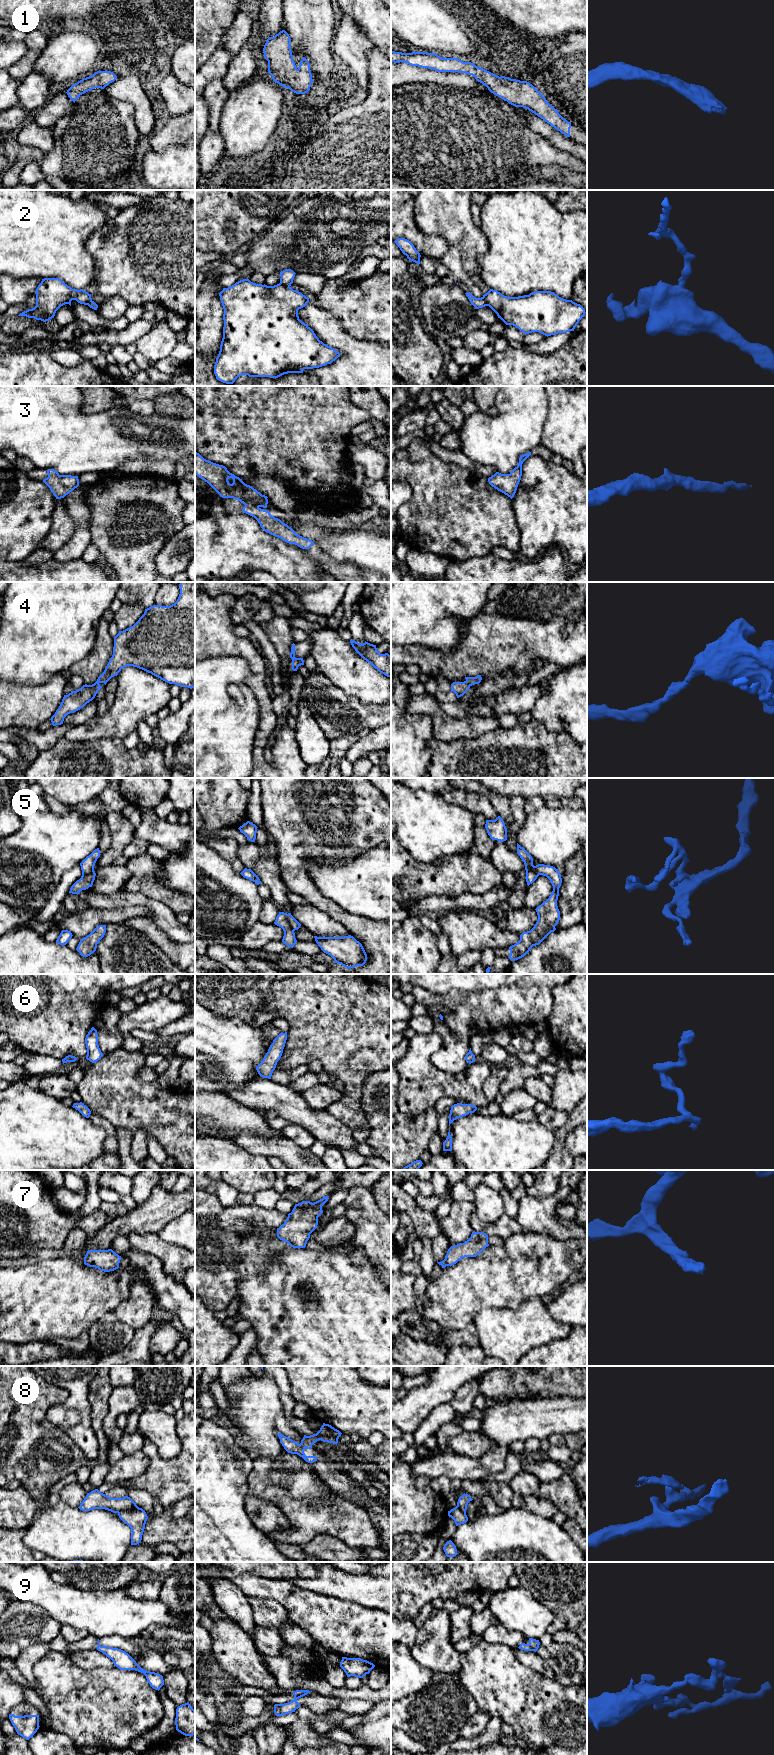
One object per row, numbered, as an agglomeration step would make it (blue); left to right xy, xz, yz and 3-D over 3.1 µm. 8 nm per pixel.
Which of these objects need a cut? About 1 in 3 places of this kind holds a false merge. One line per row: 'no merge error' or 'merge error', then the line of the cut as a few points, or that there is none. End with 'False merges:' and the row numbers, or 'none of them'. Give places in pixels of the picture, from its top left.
1: no merge error | no cut
2: merge error | xz (280, 282), (289, 287)
3: no merge error | no cut
4: no merge error | no cut
5: no merge error | no cut
6: no merge error | no cut
7: no merge error | no cut
8: merge error | xz (316, 1433), (320, 1436), (331, 1436), (337, 1440)
9: no merge error | no cut
False merges: 2, 8

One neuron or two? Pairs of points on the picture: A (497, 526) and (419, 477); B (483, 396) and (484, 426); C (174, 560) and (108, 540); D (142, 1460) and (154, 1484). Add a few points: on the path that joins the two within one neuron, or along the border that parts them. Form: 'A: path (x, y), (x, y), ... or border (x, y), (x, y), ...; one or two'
A: path (478, 517), (467, 517), (438, 488); one
B: border (496, 396), (496, 415), (486, 415), (479, 411); two
C: border (171, 536), (155, 558), (156, 571); two
D: border (142, 1450), (149, 1465), (129, 1480); two

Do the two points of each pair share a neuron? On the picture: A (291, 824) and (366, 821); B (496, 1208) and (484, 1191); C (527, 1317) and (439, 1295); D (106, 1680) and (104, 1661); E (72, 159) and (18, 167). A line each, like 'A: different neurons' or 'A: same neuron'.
A: same neuron
B: same neuron
C: different neurons
D: different neurons
E: different neurons

